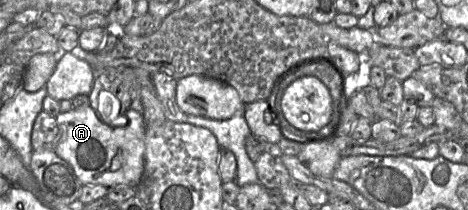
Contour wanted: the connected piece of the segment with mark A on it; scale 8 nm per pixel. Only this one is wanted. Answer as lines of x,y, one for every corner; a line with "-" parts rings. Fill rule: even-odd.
83,105
70,111
61,111
56,120
61,130
60,140
54,152
69,163
82,185
103,185
107,188
127,185
136,188
144,172
146,125
141,110
130,107
125,116
128,122
124,126
111,126
104,123
98,113
90,106

